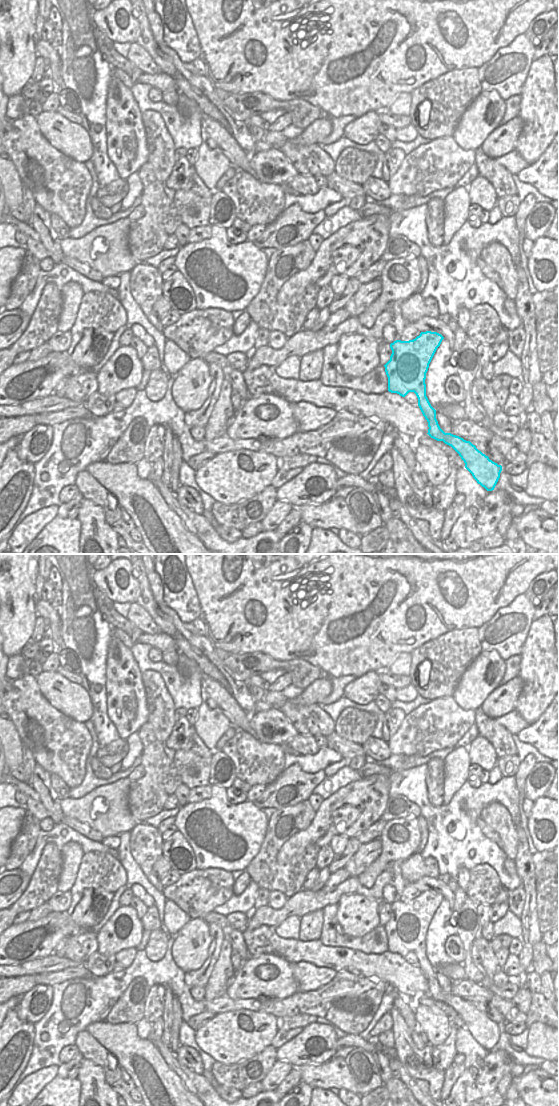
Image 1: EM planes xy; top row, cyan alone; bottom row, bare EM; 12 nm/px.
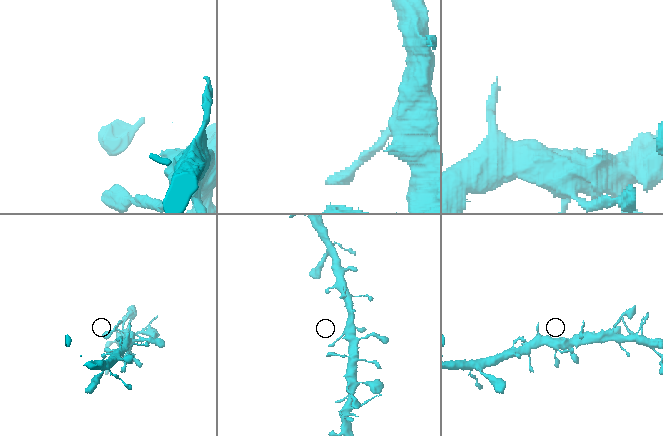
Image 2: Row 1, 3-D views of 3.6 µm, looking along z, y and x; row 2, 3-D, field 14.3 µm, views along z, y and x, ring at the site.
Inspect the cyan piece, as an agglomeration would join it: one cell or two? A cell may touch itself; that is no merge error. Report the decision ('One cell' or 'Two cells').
One cell

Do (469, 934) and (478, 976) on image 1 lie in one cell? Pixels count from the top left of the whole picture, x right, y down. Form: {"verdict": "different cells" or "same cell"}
{"verdict": "same cell"}

